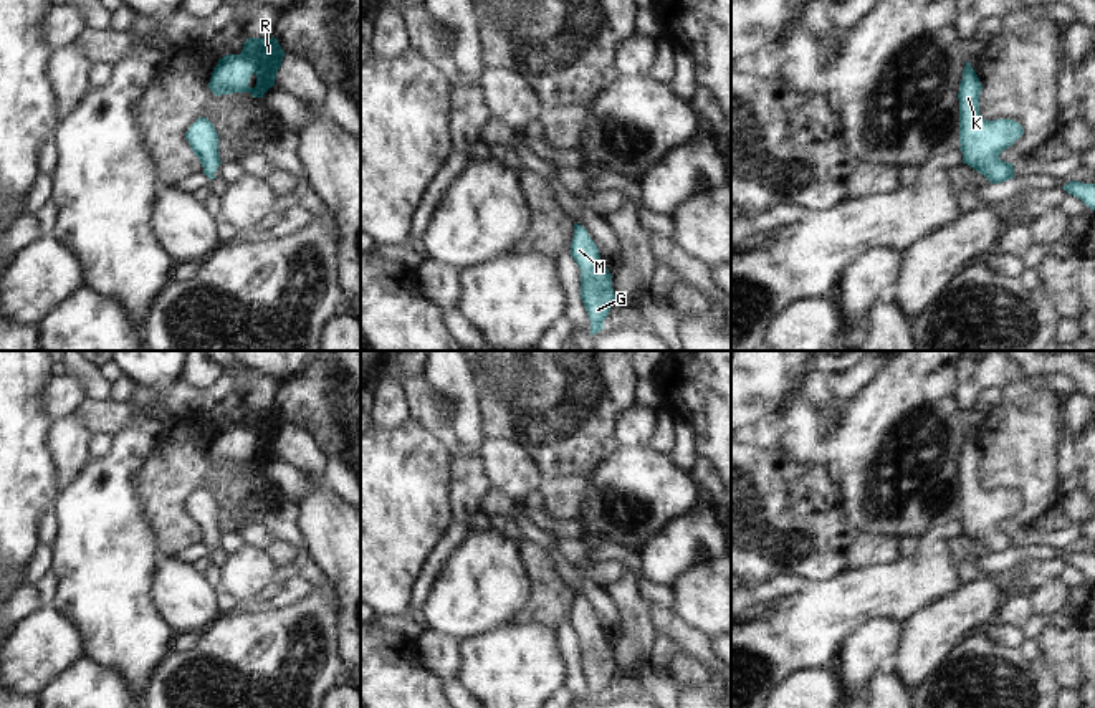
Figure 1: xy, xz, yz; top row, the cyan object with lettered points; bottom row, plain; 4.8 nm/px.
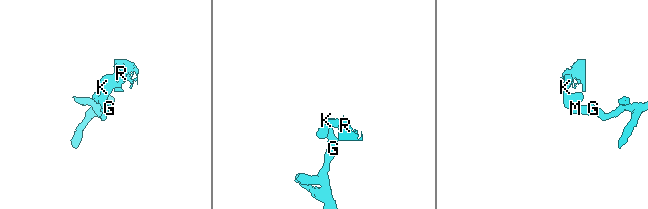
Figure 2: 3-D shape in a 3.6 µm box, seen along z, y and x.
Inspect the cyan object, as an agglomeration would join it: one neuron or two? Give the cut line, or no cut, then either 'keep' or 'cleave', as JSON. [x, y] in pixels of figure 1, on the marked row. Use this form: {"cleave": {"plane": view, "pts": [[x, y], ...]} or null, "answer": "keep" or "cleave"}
{"cleave": null, "answer": "keep"}

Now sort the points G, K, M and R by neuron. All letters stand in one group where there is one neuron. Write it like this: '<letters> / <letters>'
G K M R

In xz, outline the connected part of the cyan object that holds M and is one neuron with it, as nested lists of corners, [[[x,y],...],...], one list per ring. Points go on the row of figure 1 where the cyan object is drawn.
[[[574,223],[571,256],[581,270],[581,299],[591,319],[592,336],[604,329],[604,321],[617,303],[612,275],[602,265],[597,245],[579,223]]]

